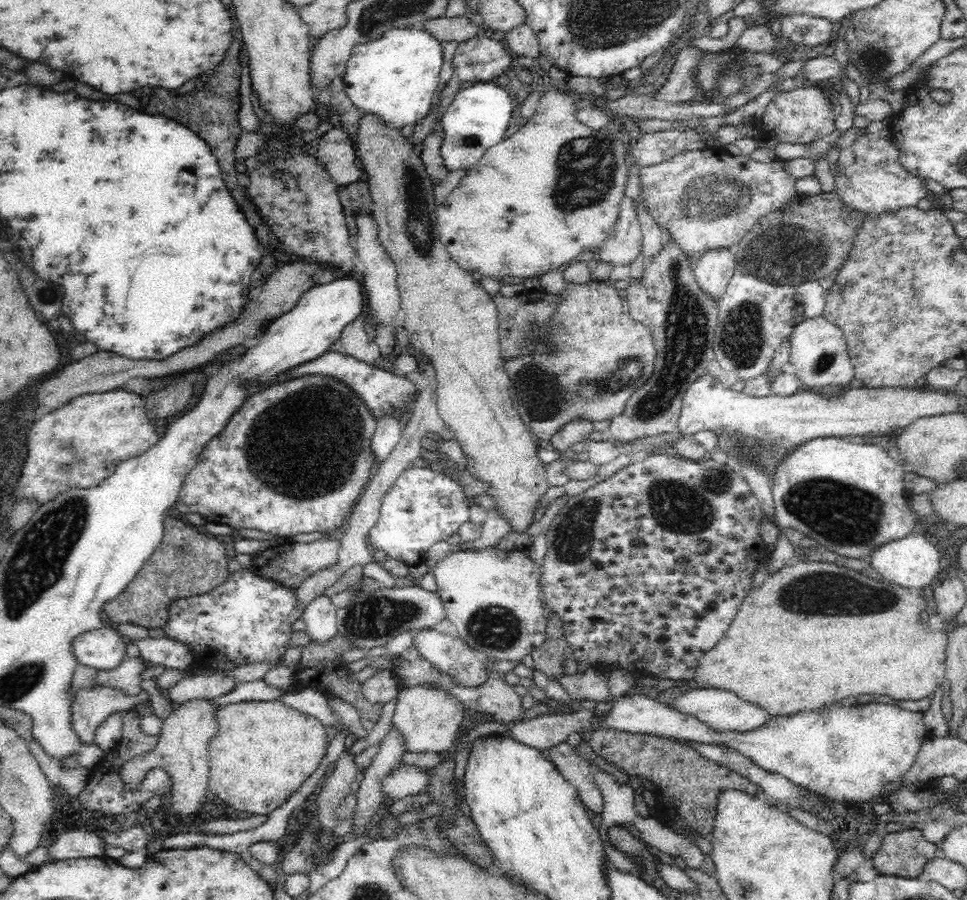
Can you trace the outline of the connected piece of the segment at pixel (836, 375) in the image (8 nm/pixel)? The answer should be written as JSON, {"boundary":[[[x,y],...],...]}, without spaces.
{"boundary":[[[823,316],[816,318],[803,318],[791,332],[789,351],[789,366],[802,384],[812,391],[832,394],[832,388],[846,386],[852,381],[854,370],[845,334],[839,326],[832,324]]]}

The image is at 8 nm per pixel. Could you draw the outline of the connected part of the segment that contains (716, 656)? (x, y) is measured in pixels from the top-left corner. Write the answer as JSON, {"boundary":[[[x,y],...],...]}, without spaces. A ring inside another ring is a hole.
{"boundary":[[[800,559],[794,564],[791,562],[782,566],[780,570],[772,572],[768,578],[752,588],[743,601],[739,604],[739,611],[732,618],[728,630],[719,642],[708,653],[703,655],[692,678],[694,686],[698,689],[722,689],[729,690],[742,700],[752,702],[761,709],[766,710],[772,717],[788,717],[800,713],[802,710],[816,710],[824,704],[832,704],[840,698],[854,696],[854,694],[878,694],[878,696],[890,696],[896,700],[922,700],[946,682],[944,679],[944,663],[947,658],[947,634],[932,630],[928,627],[926,616],[929,613],[926,600],[920,596],[910,594],[908,589],[887,581],[864,576],[855,570],[832,564],[806,559]]]}

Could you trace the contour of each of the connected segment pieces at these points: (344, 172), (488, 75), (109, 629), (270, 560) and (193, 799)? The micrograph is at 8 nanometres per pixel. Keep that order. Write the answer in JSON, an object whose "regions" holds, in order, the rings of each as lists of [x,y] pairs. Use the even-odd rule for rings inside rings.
{"regions":[[[[336,121],[332,129],[322,134],[318,156],[340,190],[360,181],[362,169],[358,163],[354,138]]],[[[483,33],[460,43],[453,55],[453,75],[443,86],[440,97],[442,112],[460,90],[460,82],[488,82],[503,74],[513,55],[494,34]]],[[[114,625],[84,631],[73,640],[76,662],[97,671],[114,670],[127,657],[127,642]]],[[[338,536],[318,539],[308,543],[282,542],[257,553],[253,559],[253,565],[248,569],[251,569],[258,577],[279,582],[285,588],[296,589],[303,580],[314,574],[316,570],[322,570],[326,566],[336,564],[339,548]]],[[[192,699],[183,705],[176,707],[168,718],[163,720],[163,725],[159,735],[159,740],[154,747],[140,757],[131,758],[123,767],[119,775],[123,782],[134,788],[144,774],[151,768],[160,767],[168,773],[170,777],[171,804],[178,814],[196,814],[206,800],[209,790],[209,742],[216,736],[218,722],[215,713],[218,707],[214,700]]]]}

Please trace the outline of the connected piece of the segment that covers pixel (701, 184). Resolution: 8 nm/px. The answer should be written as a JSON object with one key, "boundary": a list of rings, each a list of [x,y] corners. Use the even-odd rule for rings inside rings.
{"boundary":[[[712,146],[704,150],[682,151],[660,164],[640,167],[641,208],[652,215],[661,229],[667,230],[692,263],[698,261],[707,250],[735,248],[763,216],[779,211],[799,195],[798,179],[792,177],[785,168],[788,159],[780,156],[765,163],[748,155],[730,156],[726,150],[714,152],[715,148]]]}

